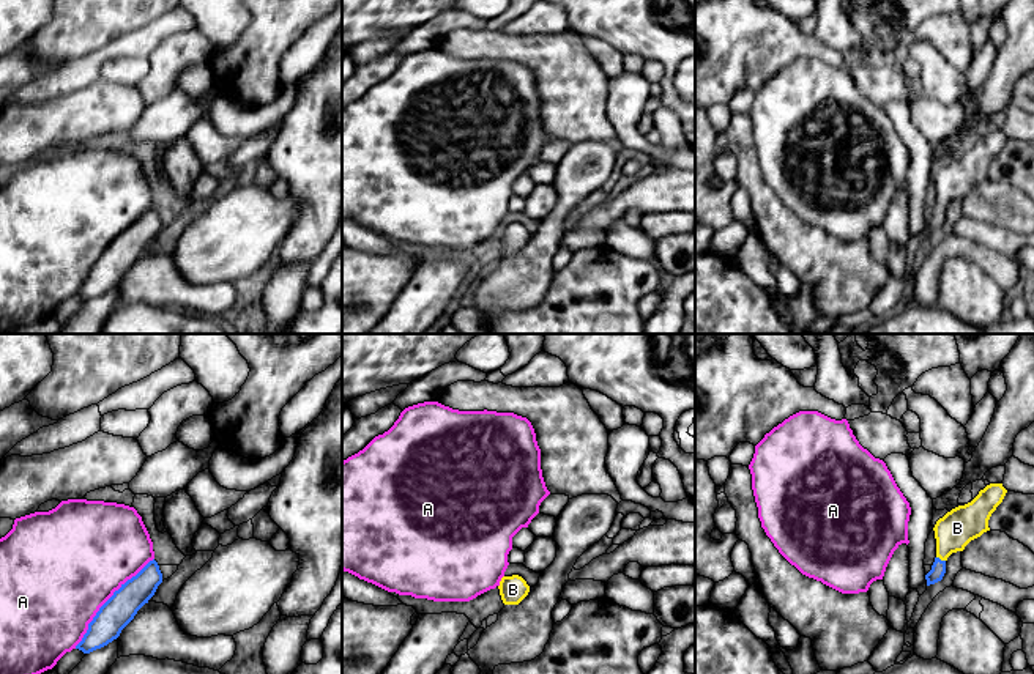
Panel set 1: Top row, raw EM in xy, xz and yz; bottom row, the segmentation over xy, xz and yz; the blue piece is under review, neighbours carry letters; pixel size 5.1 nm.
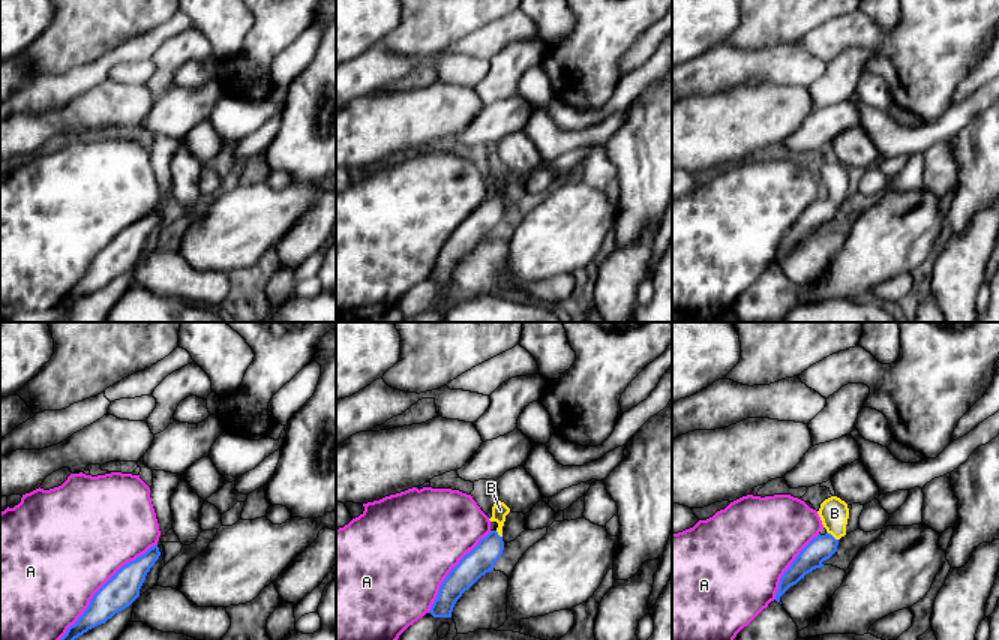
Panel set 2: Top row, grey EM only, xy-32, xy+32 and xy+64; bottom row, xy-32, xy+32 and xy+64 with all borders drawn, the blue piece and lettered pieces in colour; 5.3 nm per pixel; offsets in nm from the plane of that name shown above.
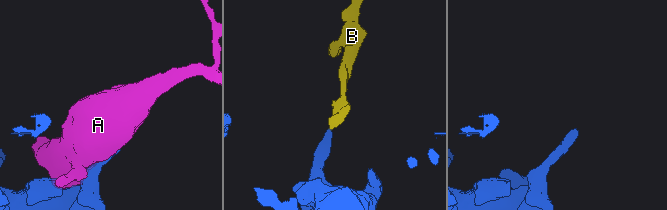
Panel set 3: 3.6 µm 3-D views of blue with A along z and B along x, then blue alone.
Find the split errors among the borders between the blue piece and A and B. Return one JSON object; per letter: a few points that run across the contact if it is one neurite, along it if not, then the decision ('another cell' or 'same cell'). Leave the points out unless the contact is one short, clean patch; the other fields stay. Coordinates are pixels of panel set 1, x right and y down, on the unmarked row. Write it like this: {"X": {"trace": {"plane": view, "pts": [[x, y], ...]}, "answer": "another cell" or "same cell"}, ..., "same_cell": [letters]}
{"A": {"answer": "another cell"}, "B": {"trace": {"plane": "yz", "pts": [[938, 216], [940, 207], [957, 175]]}, "answer": "same cell"}, "same_cell": ["B"]}

